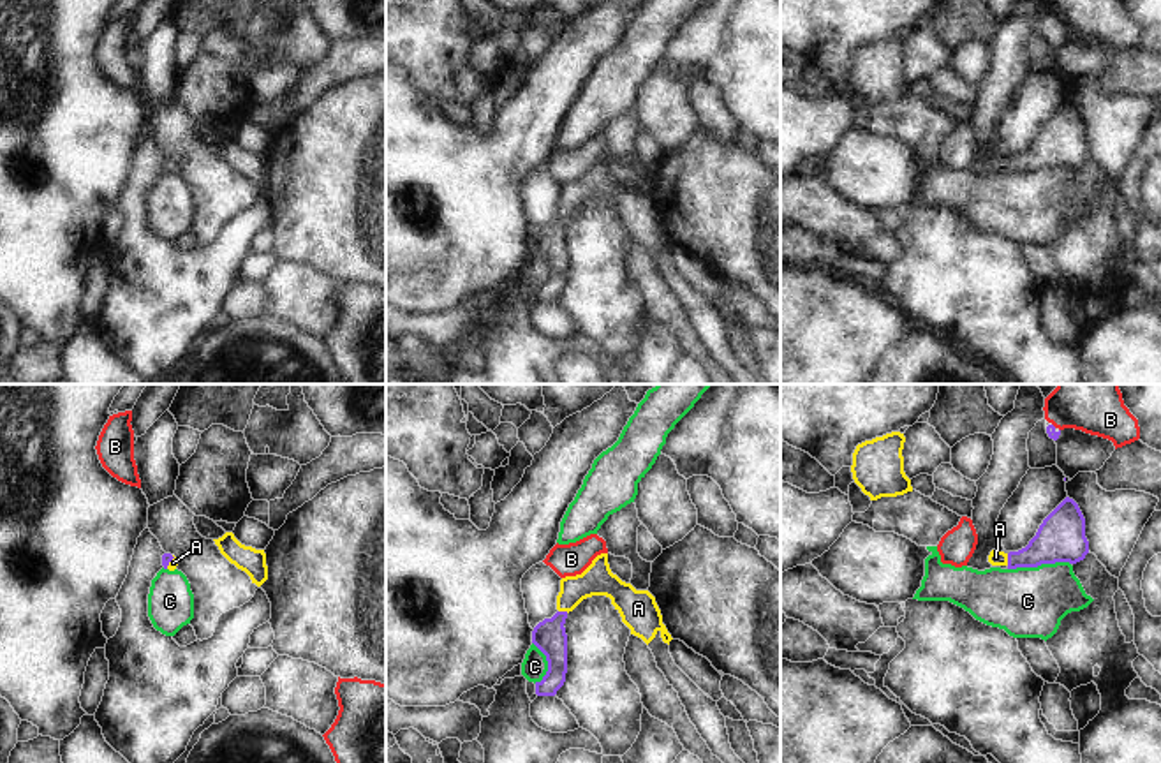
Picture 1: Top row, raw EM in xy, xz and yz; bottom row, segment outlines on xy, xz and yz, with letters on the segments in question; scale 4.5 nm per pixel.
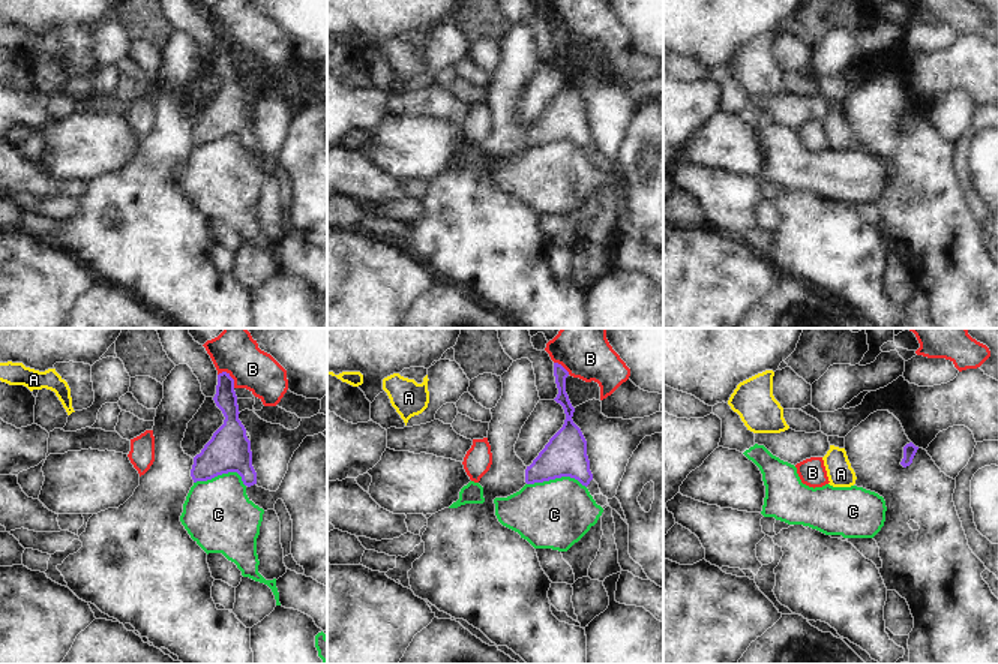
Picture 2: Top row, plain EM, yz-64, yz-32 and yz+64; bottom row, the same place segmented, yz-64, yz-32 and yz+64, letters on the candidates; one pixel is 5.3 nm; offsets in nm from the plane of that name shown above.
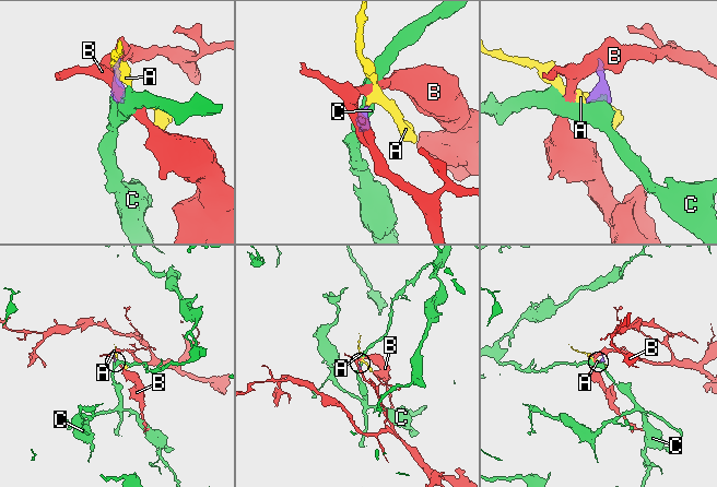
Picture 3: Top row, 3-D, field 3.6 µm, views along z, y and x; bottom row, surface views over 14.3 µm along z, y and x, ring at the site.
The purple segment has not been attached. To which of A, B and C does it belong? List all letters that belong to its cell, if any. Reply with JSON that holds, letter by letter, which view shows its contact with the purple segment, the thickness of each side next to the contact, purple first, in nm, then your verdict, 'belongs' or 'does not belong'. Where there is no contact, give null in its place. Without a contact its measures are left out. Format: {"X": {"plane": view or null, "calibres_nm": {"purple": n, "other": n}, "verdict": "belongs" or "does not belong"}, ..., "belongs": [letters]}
{"A": {"plane": "yz", "calibres_nm": {"purple": 200, "other": 70}, "verdict": "belongs"}, "B": {"plane": null, "verdict": "does not belong"}, "C": {"plane": "yz", "calibres_nm": {"purple": 220, "other": 320}, "verdict": "does not belong"}, "belongs": ["A"]}

